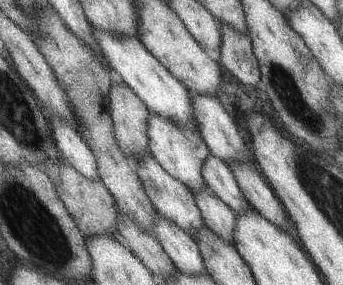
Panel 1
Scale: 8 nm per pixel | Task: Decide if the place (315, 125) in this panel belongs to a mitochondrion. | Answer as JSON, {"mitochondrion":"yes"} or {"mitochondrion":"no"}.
{"mitochondrion":"yes"}

